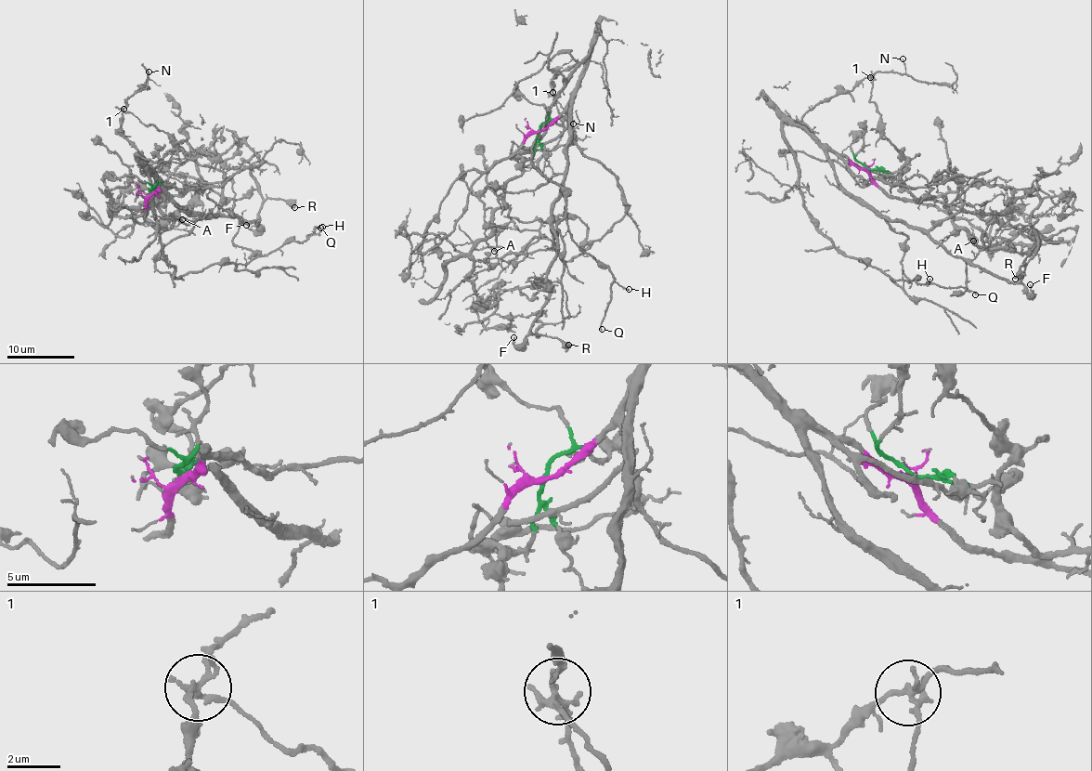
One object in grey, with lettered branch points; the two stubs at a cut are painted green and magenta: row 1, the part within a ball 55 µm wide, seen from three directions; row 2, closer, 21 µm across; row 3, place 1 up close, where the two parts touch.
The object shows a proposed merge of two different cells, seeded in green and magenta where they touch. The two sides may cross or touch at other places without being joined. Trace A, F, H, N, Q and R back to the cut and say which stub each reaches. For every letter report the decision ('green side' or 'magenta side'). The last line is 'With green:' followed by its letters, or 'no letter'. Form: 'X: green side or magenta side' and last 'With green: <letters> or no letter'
A: green side
F: magenta side
H: magenta side
N: magenta side
Q: magenta side
R: magenta side
With green: A

